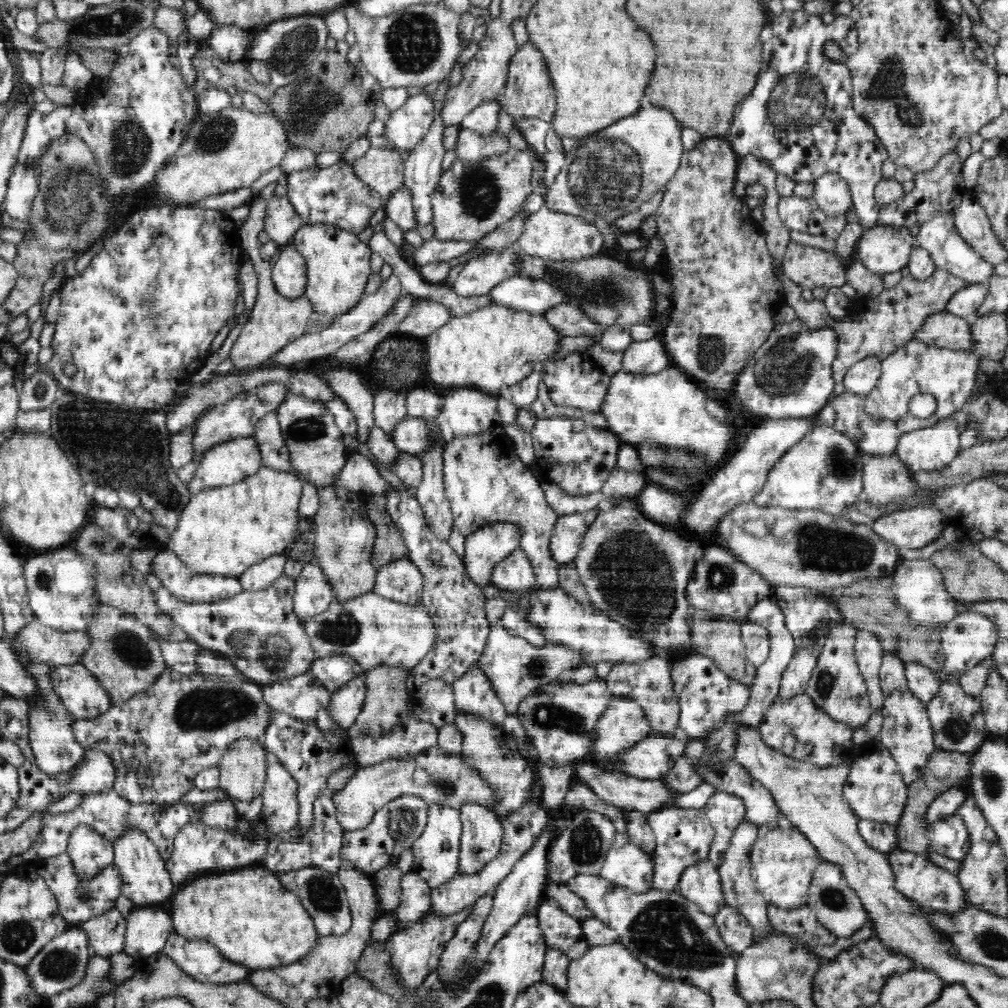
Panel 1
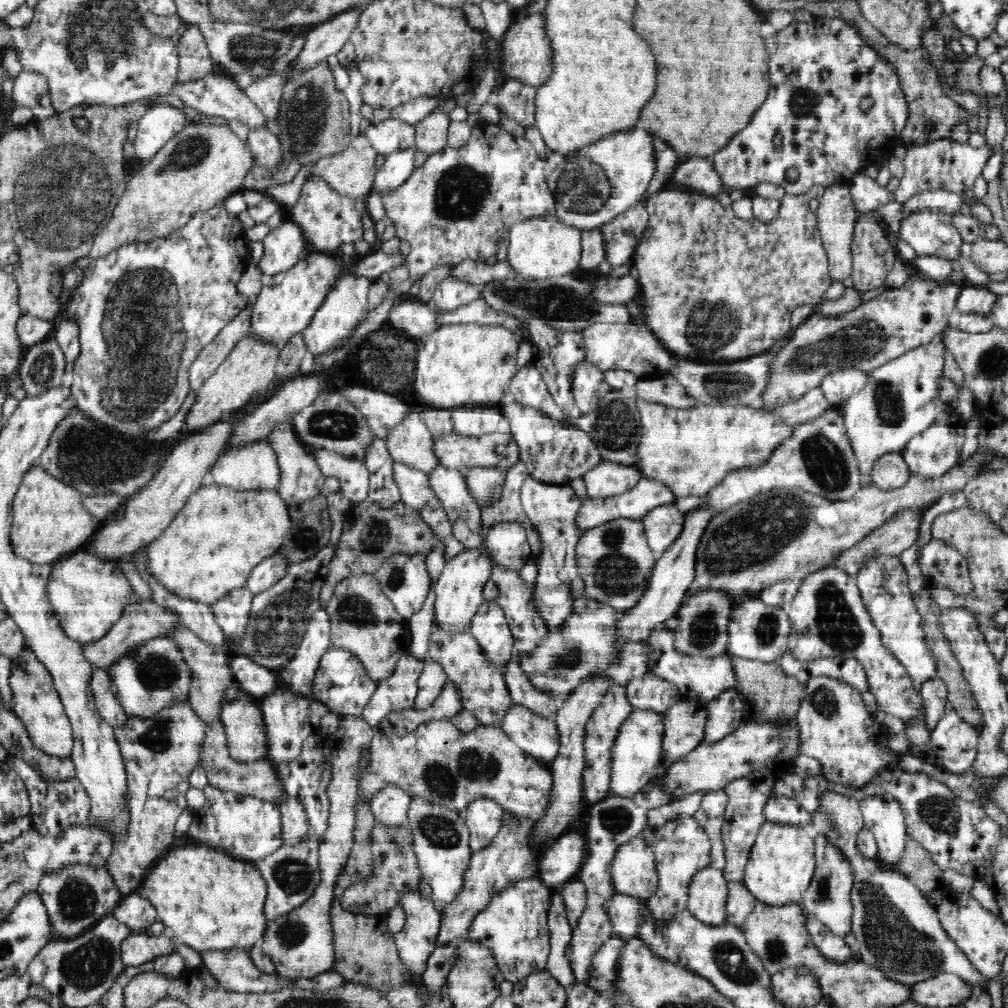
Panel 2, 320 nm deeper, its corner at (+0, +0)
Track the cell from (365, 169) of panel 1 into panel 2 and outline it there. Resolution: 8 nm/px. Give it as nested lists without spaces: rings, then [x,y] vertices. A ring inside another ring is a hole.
[[[360,132],[349,147],[335,157],[313,163],[309,176],[323,177],[332,188],[346,196],[367,196],[373,191],[377,155],[365,133]]]

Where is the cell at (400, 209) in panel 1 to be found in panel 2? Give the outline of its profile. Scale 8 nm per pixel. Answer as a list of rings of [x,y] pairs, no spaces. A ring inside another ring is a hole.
[[[404,149],[385,155],[384,164],[375,172],[373,192],[380,195],[394,192],[408,180],[414,172],[414,153],[416,149]]]

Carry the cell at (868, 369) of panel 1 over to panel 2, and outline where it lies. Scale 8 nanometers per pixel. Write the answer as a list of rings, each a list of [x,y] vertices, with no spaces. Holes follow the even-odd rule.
[[[856,368],[830,369],[819,387],[831,407],[838,408],[850,396],[861,391],[867,383],[867,372]]]

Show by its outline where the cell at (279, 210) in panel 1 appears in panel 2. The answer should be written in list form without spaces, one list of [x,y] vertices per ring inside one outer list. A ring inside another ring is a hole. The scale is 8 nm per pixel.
[[[285,219],[263,239],[263,255],[257,268],[266,276],[287,271],[302,260],[306,253],[304,244],[306,239],[300,226]]]

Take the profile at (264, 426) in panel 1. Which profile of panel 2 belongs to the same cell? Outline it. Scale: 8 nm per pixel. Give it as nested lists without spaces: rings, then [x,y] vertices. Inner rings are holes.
[[[292,422],[278,424],[267,437],[267,441],[277,455],[280,468],[278,492],[283,501],[290,505],[318,497],[321,494],[326,477],[318,469],[316,459],[310,455],[309,450],[297,438]]]

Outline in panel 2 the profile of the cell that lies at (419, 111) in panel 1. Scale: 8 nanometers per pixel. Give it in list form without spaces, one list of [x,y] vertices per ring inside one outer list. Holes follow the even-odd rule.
[[[389,117],[388,119],[376,122],[373,121],[365,131],[367,139],[371,145],[377,150],[377,154],[389,155],[396,151],[404,149],[415,149],[415,127],[404,121]]]

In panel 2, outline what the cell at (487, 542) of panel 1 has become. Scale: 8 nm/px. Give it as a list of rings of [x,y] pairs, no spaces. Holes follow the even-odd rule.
[[[466,548],[444,566],[440,578],[435,582],[434,603],[435,626],[448,632],[469,631],[478,607],[484,602],[484,585],[492,576],[492,556],[489,548]]]

